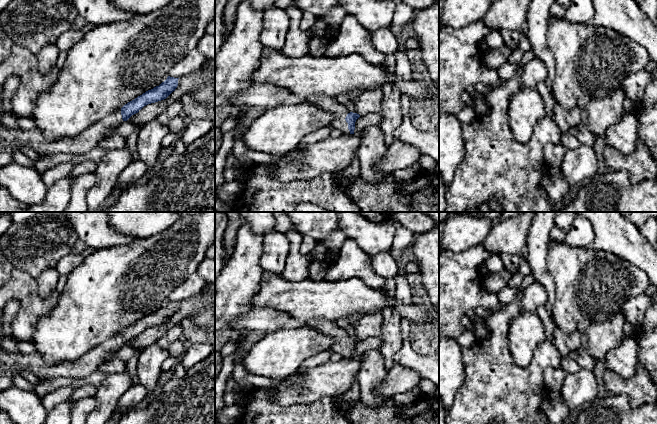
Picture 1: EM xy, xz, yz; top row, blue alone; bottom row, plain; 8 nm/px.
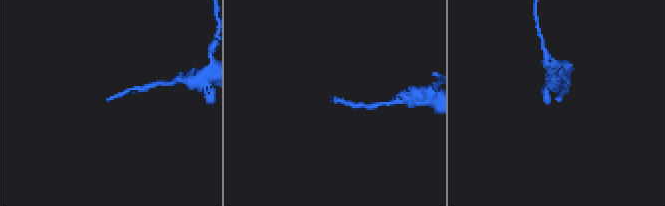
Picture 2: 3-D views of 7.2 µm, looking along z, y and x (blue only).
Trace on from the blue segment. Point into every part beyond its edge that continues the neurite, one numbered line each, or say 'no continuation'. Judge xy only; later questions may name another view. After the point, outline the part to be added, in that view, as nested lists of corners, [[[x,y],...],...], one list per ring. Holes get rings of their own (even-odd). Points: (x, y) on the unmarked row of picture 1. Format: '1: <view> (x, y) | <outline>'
no continuation

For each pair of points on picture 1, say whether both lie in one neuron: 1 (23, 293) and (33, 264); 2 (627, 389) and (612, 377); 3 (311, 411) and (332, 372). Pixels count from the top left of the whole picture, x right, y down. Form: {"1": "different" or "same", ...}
{"1": "different", "2": "same", "3": "different"}

